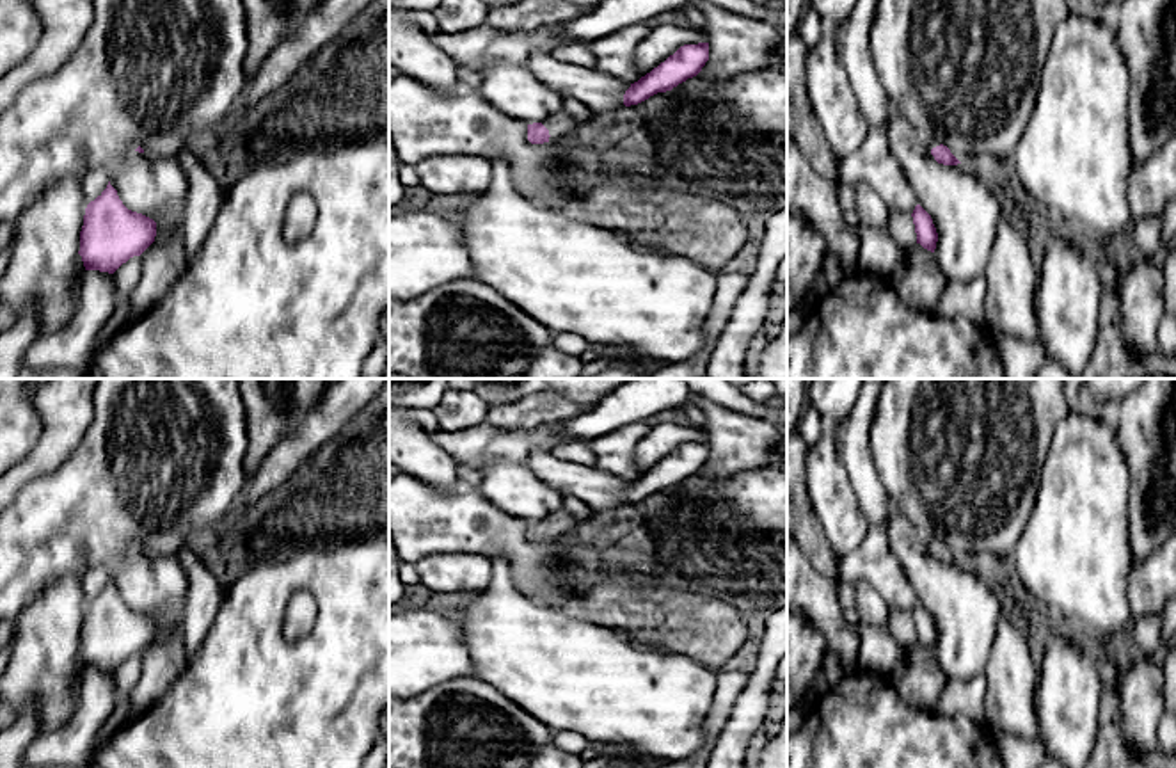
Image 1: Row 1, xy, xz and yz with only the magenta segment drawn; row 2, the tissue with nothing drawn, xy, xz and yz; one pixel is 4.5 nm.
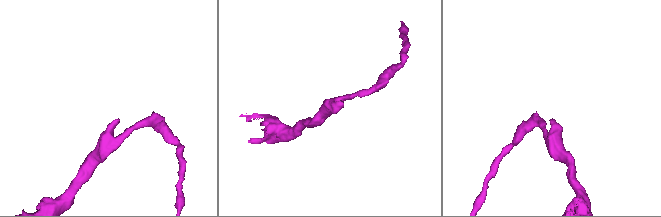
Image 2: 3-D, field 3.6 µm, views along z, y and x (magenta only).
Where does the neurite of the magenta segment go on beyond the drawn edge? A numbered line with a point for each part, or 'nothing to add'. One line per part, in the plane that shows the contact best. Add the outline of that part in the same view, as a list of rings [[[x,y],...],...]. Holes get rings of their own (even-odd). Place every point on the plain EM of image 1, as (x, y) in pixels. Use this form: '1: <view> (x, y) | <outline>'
1: xz (562, 523) | [[[565,507],[549,514],[542,523],[549,528],[549,540],[570,537],[579,528],[577,517]]]

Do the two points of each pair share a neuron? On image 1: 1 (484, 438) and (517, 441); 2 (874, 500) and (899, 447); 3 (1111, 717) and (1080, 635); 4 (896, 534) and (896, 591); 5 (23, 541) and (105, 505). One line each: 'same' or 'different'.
1: same
2: different
3: same
4: different
5: same

